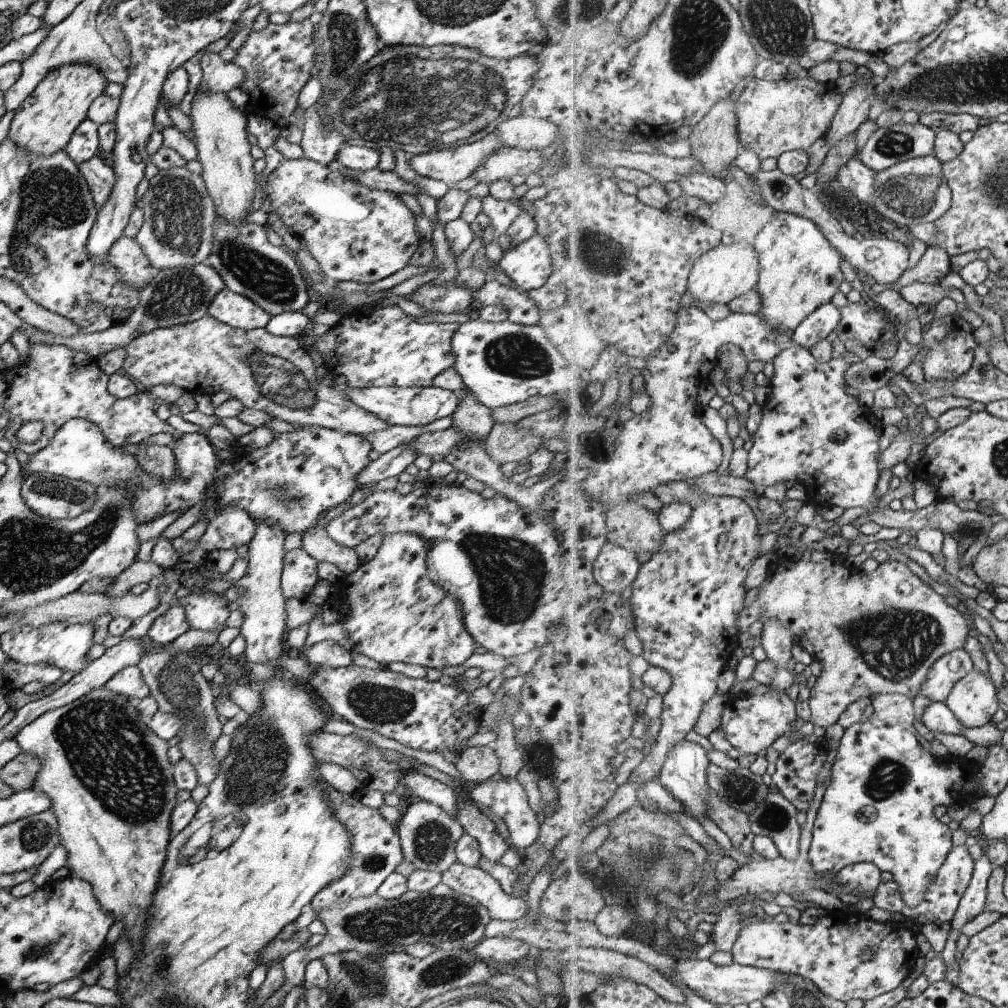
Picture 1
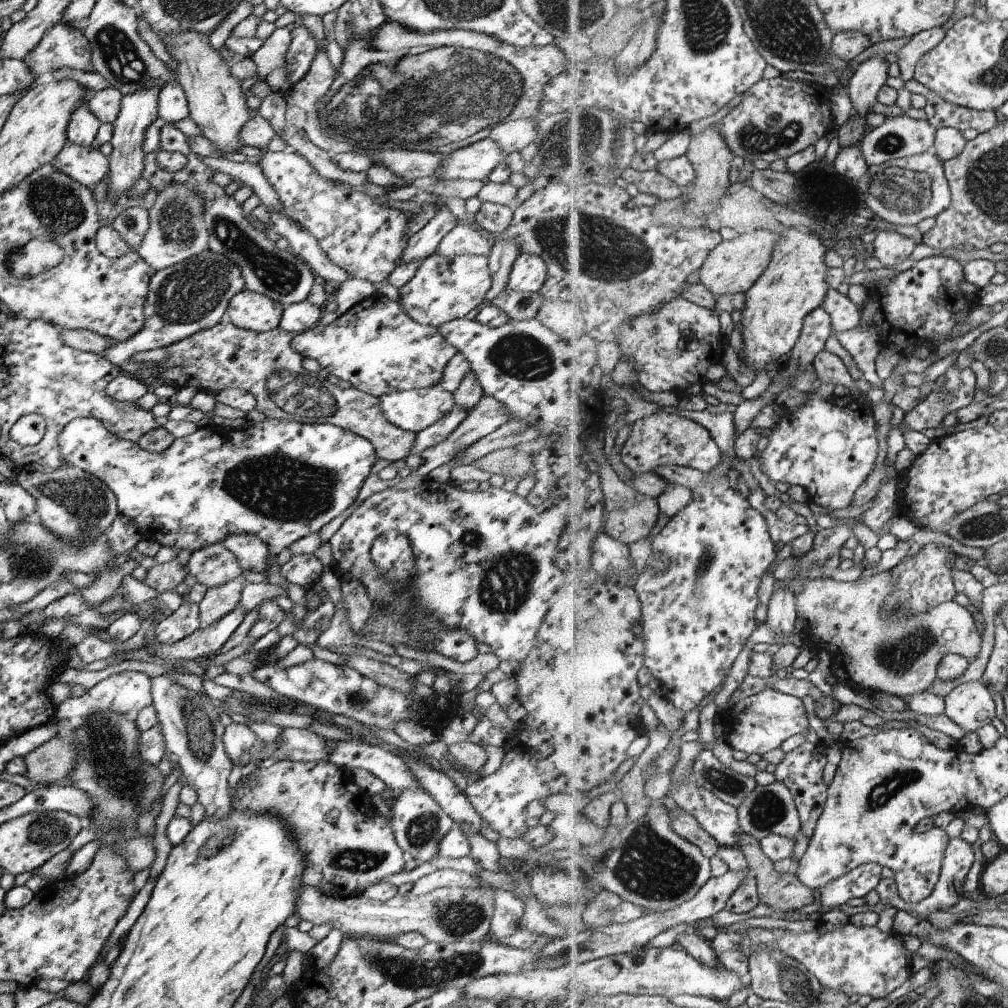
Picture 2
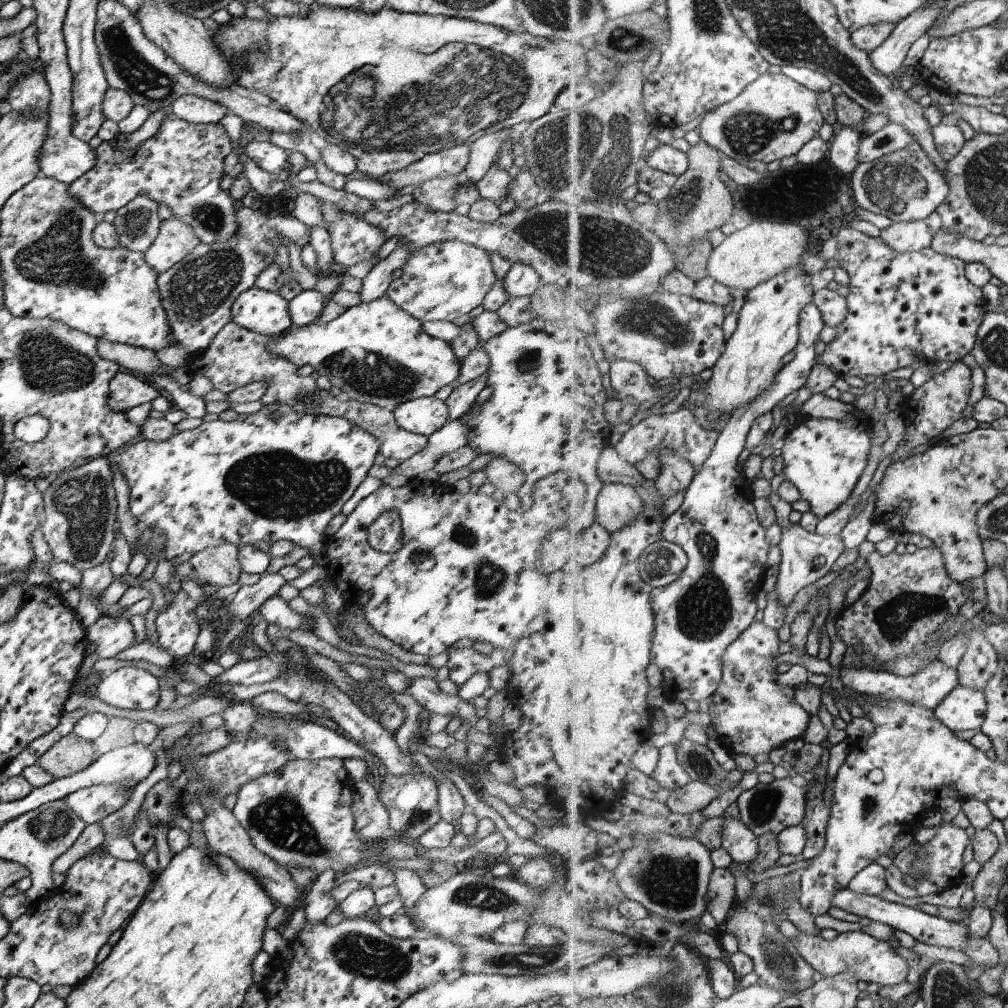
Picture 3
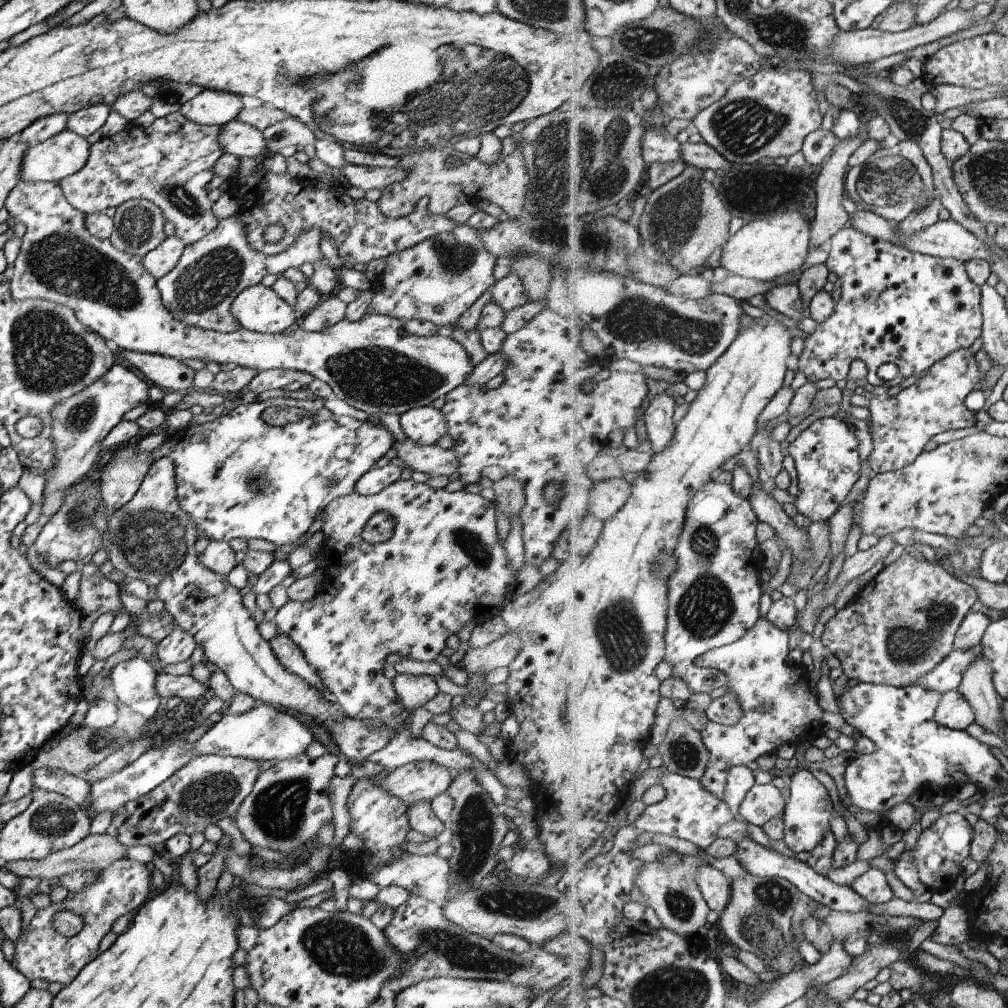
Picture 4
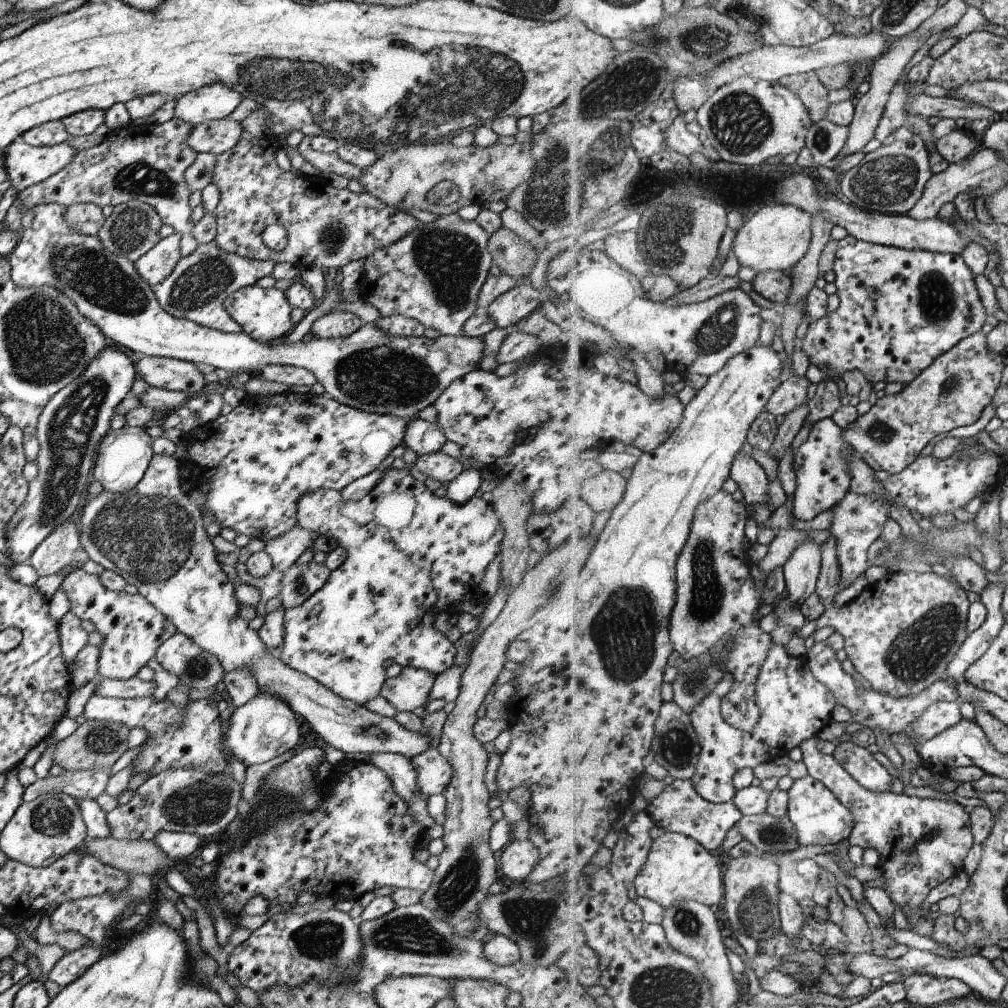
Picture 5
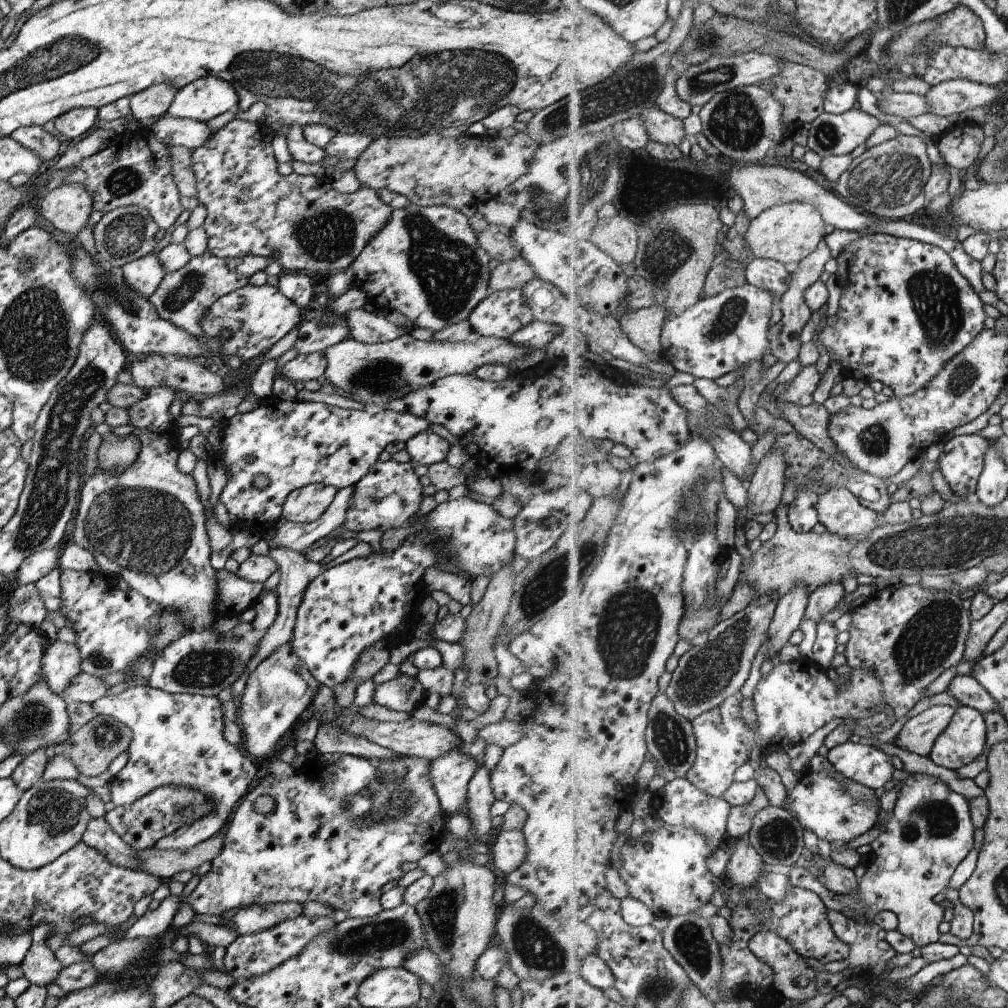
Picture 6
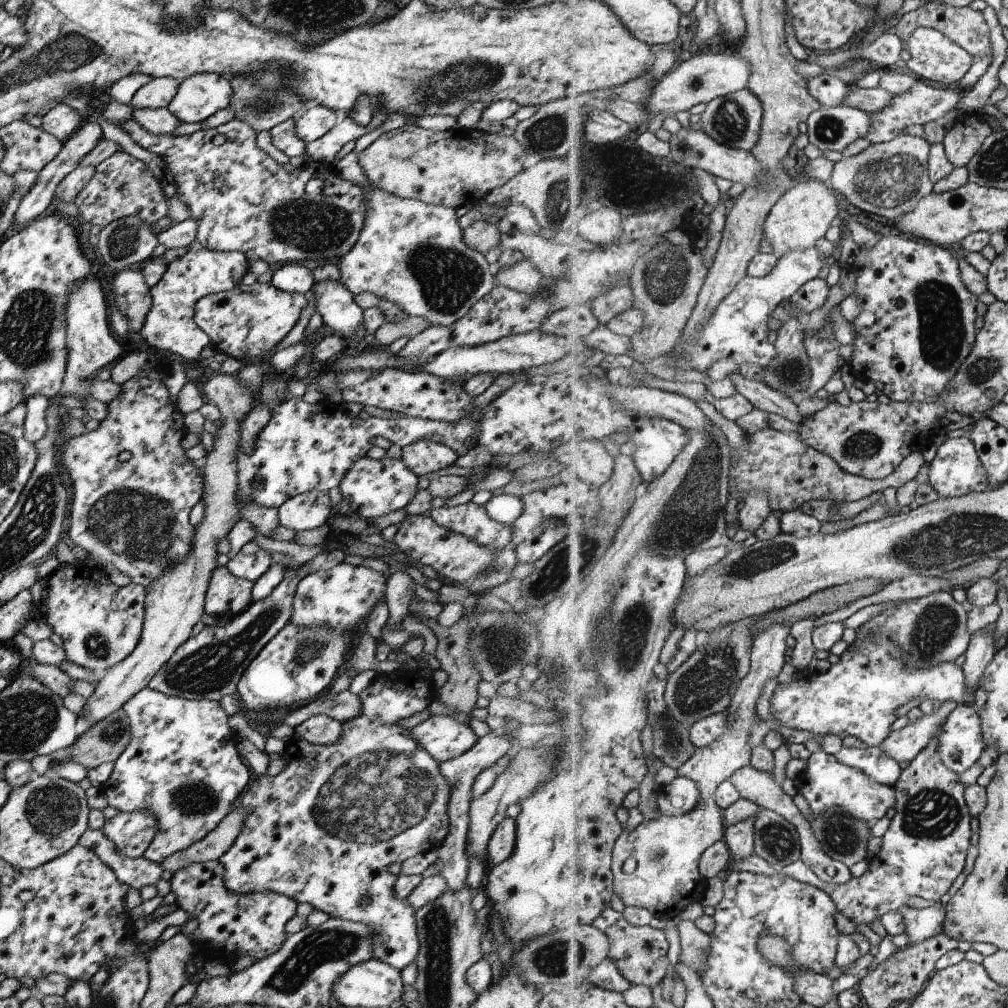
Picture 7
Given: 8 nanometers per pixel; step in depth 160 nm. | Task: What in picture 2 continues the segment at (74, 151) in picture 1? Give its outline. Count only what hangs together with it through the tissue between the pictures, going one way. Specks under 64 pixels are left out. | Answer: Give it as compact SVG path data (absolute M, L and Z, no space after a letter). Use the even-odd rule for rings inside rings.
M83 101L81 106L77 106L69 114L69 122L65 128L66 141L81 148L89 148L96 138L99 126L97 118L85 108L85 101Z

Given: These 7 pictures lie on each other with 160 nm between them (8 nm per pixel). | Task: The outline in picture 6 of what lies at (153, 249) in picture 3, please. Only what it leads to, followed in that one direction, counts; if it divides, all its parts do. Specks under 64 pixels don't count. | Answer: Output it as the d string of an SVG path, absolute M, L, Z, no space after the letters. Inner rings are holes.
M146 254L141 258L125 263L120 272L123 282L143 298L149 298L164 277L164 272L157 262L155 254Z

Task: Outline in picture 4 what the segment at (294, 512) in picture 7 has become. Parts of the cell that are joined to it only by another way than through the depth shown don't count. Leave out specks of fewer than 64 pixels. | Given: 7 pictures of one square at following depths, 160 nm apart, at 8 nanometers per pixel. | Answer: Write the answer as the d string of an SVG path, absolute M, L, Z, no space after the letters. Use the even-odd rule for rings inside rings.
M397 479L396 481L393 481L391 484L388 484L385 488L382 488L378 493L375 493L374 495L359 495L355 492L346 494L345 496L340 496L335 499L331 499L328 502L328 505L325 505L321 512L318 514L317 518L321 518L321 527L320 530L323 533L324 541L323 544L331 544L331 550L335 552L335 560L333 560L333 564L329 566L331 570L337 570L337 572L333 572L333 576L326 576L324 578L323 584L321 584L321 588L316 592L316 595L313 598L310 598L309 600L306 600L305 602L301 601L287 601L285 604L282 604L276 611L275 616L273 616L272 622L274 622L275 626L277 627L278 631L281 631L283 634L286 634L294 643L297 648L300 648L302 657L308 662L309 668L311 670L315 671L315 674L317 674L318 677L320 677L322 684L324 685L324 688L326 692L329 694L329 696L333 699L333 701L340 707L342 710L342 714L345 713L348 718L354 718L357 720L362 720L369 722L370 724L376 725L383 722L384 718L391 718L392 716L395 716L395 714L399 714L403 708L400 706L398 700L396 699L395 692L393 690L393 685L391 679L388 679L384 677L383 675L383 669L386 666L384 661L388 659L392 654L399 654L401 658L403 659L409 659L409 660L415 660L415 662L429 662L429 660L435 660L436 657L439 655L439 652L445 648L445 639L450 634L456 634L463 626L466 624L479 624L482 622L485 622L487 619L490 619L491 617L494 617L497 613L500 612L503 606L503 602L505 602L505 597L510 595L510 591L505 589L505 585L507 582L511 582L513 580L512 573L510 570L508 570L505 567L505 555L503 548L499 545L499 542L497 542L497 530L495 529L495 515L493 514L495 509L495 502L494 501L487 501L483 497L481 497L478 494L469 493L463 490L455 491L455 492L448 492L444 489L432 489L427 483L416 483L412 479ZM378 512L386 512L394 522L394 527L391 533L391 536L383 542L375 543L375 544L369 544L366 543L361 538L361 531L362 526L365 526L365 523L367 522L368 518L371 518L373 514Z

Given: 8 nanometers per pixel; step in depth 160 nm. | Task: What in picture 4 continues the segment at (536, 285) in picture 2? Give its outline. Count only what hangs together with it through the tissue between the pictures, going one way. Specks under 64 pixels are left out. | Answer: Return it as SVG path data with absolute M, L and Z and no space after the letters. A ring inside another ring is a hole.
M511 272L494 282L490 295L491 302L495 303L503 312L519 308L528 302L528 296L519 277Z

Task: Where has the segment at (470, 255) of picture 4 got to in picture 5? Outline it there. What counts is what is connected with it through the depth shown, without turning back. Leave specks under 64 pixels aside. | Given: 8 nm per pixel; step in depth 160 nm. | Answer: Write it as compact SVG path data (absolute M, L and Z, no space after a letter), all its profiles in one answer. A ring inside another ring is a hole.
M456 212L439 215L428 223L418 222L416 226L403 238L388 247L375 249L363 259L363 267L369 264L371 274L373 268L381 274L375 284L371 284L373 290L367 302L371 302L379 310L380 316L401 315L415 319L424 329L437 330L440 335L463 336L463 323L471 315L478 313L478 292L492 265L492 258L486 247L488 234L474 220L463 221Z

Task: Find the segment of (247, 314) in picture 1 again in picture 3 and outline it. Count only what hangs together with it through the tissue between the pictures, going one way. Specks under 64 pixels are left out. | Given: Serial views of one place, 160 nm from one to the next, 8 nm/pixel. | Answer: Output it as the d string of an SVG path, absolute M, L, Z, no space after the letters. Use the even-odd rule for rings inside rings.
M251 288L241 292L230 309L230 321L259 335L283 333L291 325L287 301L275 292Z

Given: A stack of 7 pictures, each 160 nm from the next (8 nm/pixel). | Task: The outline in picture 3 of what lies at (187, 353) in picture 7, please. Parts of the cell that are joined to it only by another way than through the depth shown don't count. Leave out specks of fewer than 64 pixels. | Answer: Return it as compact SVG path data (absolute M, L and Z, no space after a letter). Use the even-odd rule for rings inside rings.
M237 208L237 232L229 240L212 244L199 243L169 270L155 280L158 299L169 324L171 345L182 351L205 349L209 340L230 322L231 304L241 292L251 289L257 274L275 260L275 250L294 242L303 248L309 241L309 227L287 213L267 218L260 210Z

